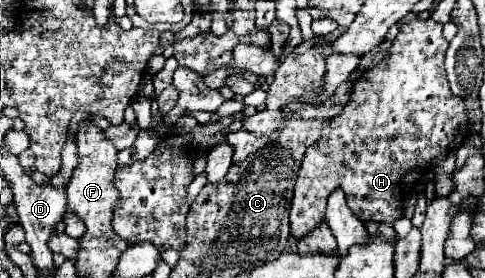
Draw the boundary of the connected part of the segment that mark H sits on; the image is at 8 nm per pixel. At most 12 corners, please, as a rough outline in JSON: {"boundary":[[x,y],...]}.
{"boundary":[[430,18],[404,24],[298,172],[292,242],[342,188],[394,224],[466,106]]}

